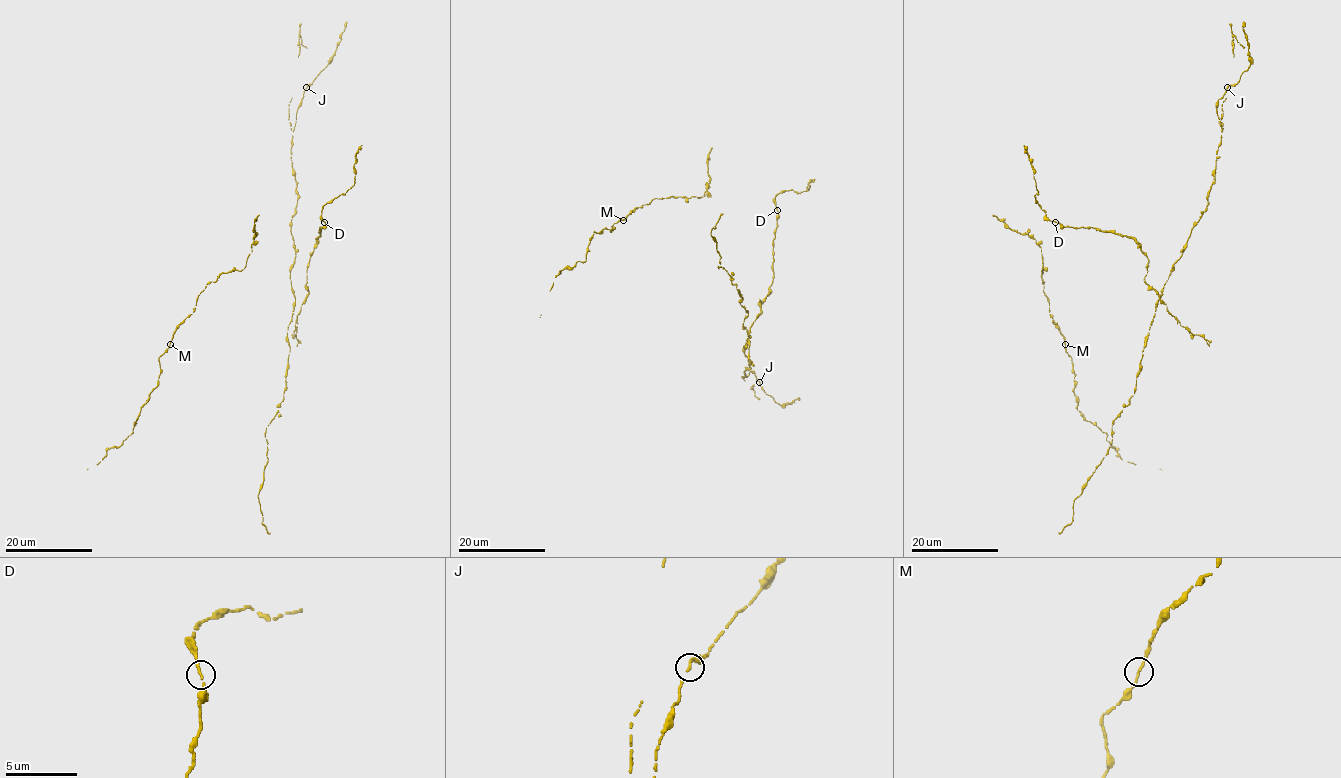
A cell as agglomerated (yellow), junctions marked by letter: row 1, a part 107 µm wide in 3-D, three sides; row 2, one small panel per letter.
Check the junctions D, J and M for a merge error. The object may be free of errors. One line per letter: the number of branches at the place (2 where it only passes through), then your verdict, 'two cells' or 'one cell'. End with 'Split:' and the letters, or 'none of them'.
D: 2 branches meet; one cell
J: 2 branches meet; one cell
M: 2 branches meet; one cell
Split: none of them

